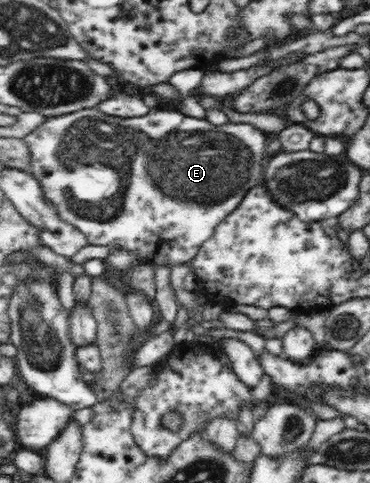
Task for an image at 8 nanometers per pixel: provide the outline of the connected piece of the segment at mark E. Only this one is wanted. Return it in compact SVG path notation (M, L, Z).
M96 107L76 110L69 114L50 117L25 136L23 141L25 141L25 144L29 147L29 153L31 153L31 170L28 173L41 183L45 192L45 199L55 203L62 219L85 234L89 244L128 249L139 257L141 263L147 263L155 270L159 265L172 267L189 262L197 254L198 248L212 236L214 228L222 220L225 220L231 212L237 210L237 205L241 202L244 194L253 185L262 182L261 172L266 167L263 166L263 152L266 152L267 147L267 134L265 132L257 130L251 124L213 126L207 120L193 118L193 116L189 118L189 116L183 116L181 112L173 112L173 110L148 112L139 116L139 118L115 118L115 116L101 112Z

